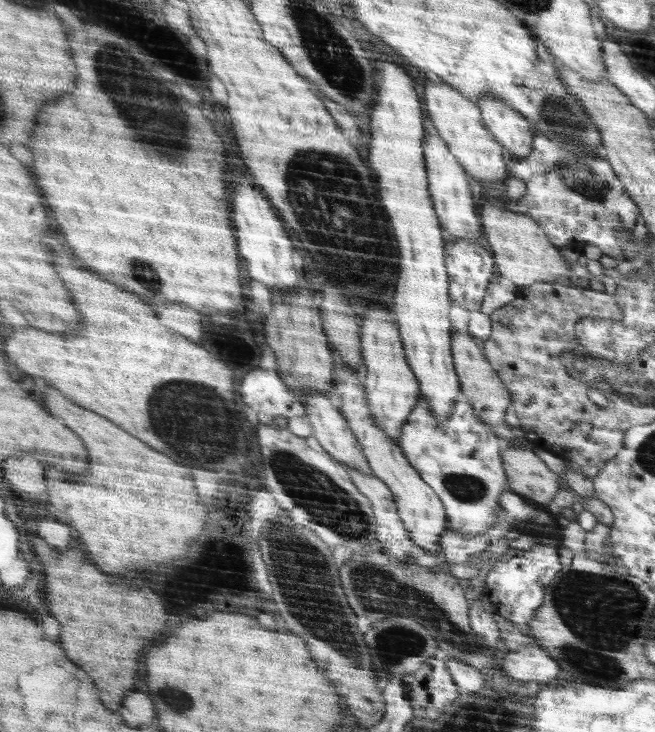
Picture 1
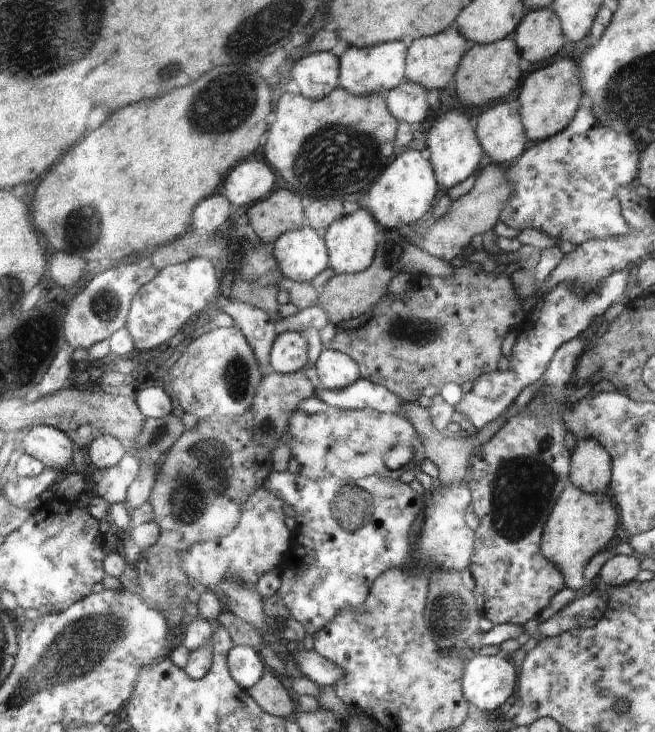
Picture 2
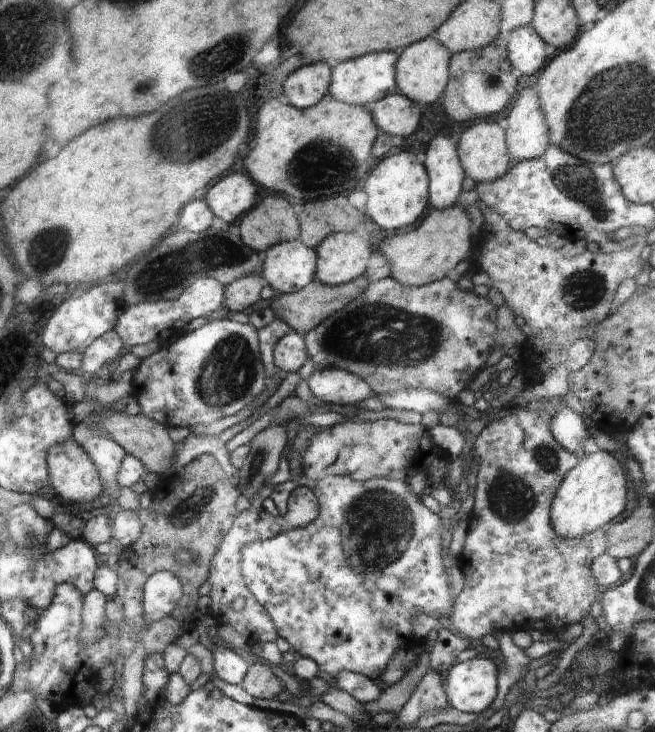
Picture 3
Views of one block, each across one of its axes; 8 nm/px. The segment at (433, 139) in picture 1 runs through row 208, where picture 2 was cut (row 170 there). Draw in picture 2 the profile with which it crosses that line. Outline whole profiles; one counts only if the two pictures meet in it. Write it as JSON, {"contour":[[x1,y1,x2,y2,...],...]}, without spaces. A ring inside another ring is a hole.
{"contour":[[450,110,446,116,442,116,434,126,431,126,427,138,427,148,430,149,430,160,437,179,439,183,442,183,445,192,466,180,480,166,483,149,470,118,456,110]]}

